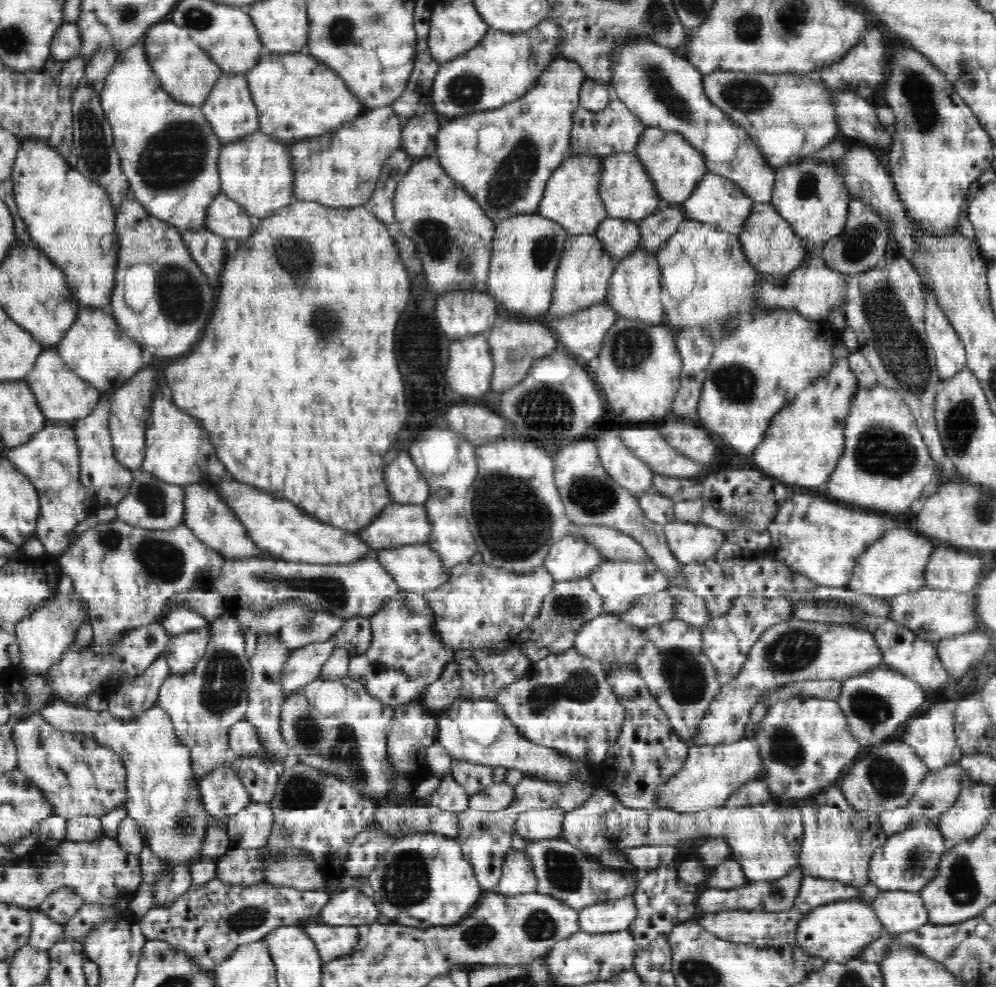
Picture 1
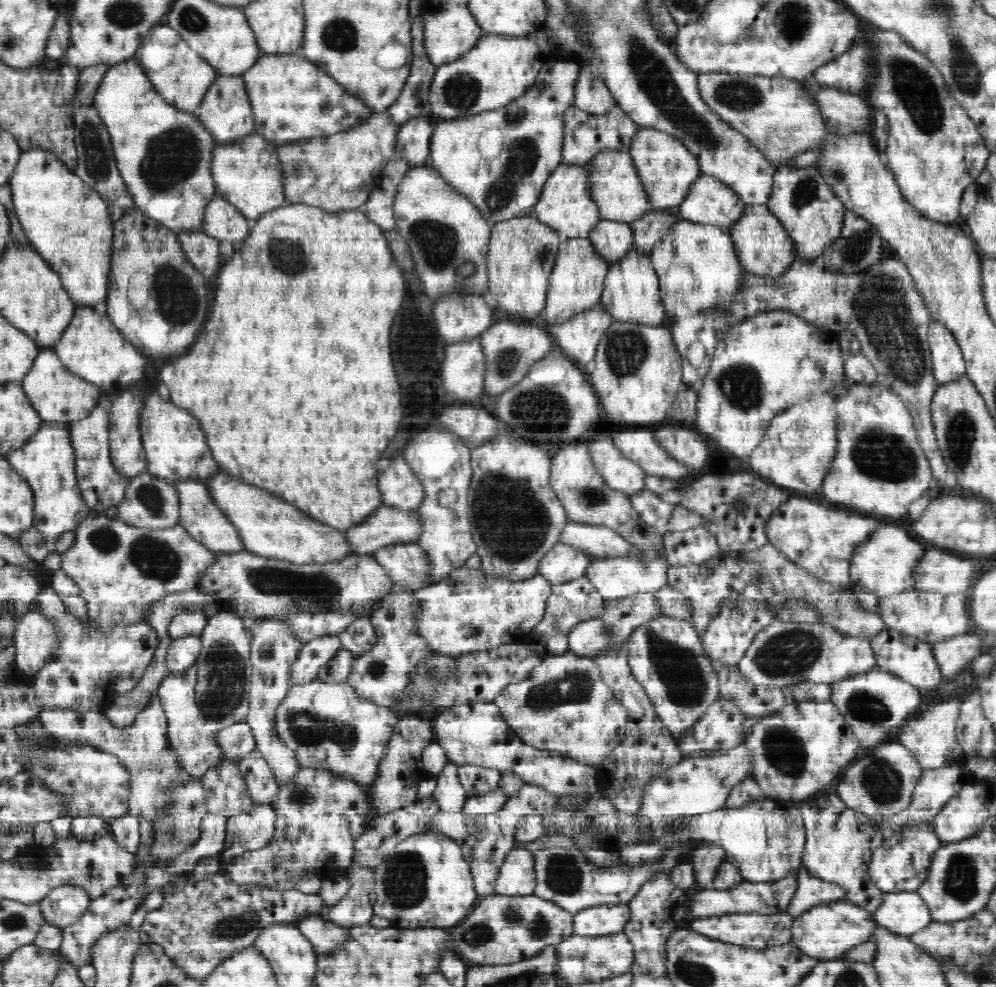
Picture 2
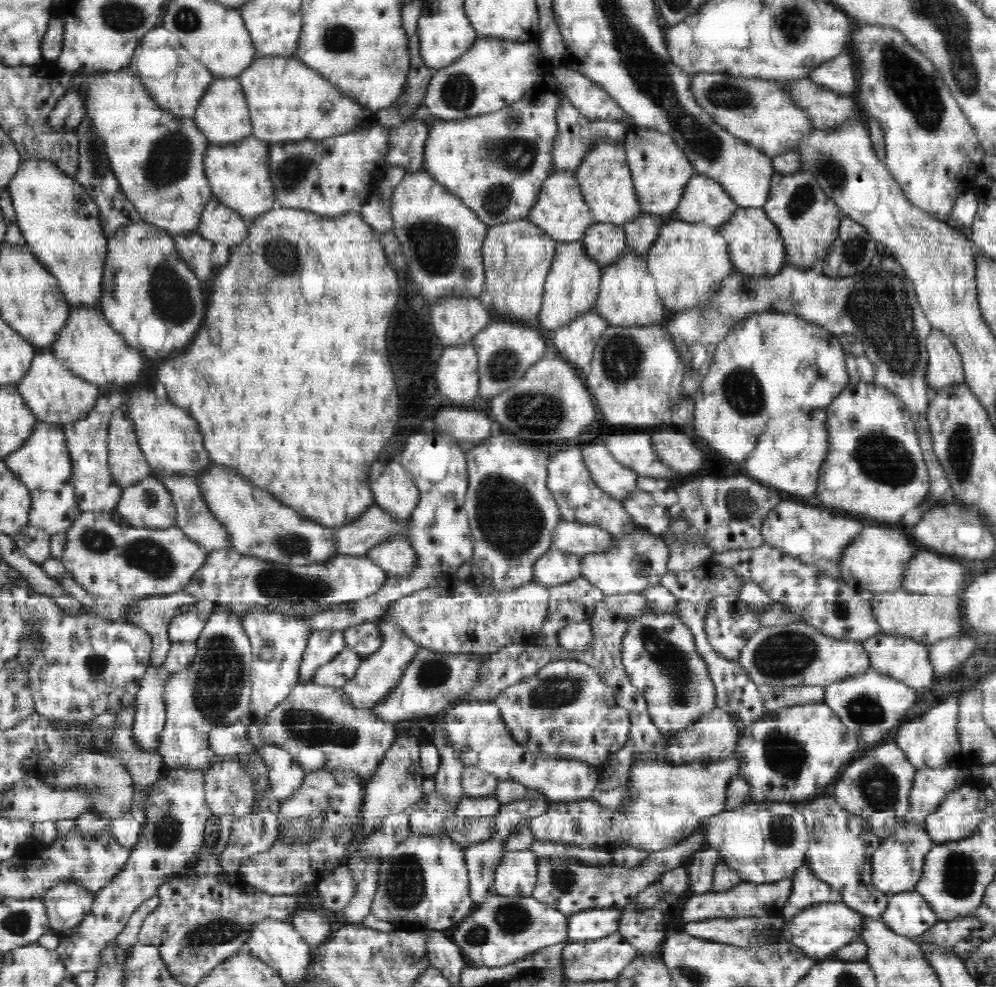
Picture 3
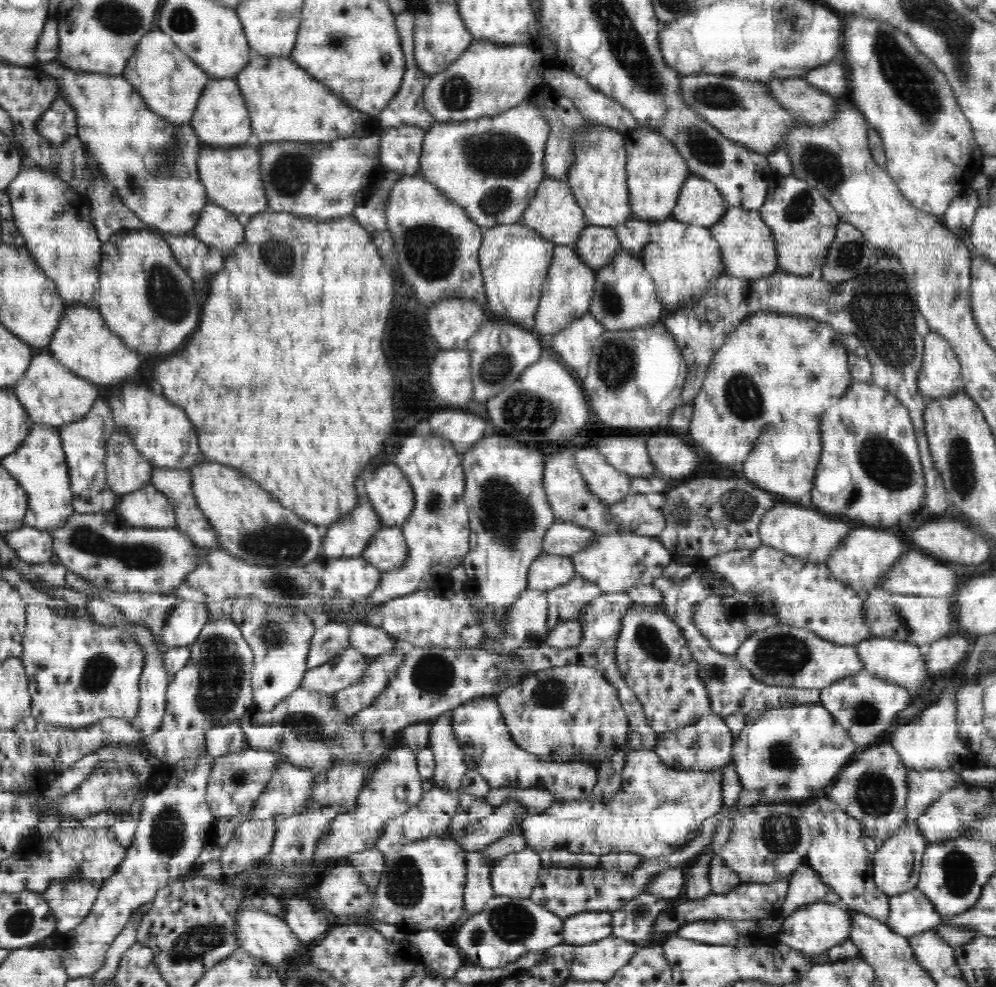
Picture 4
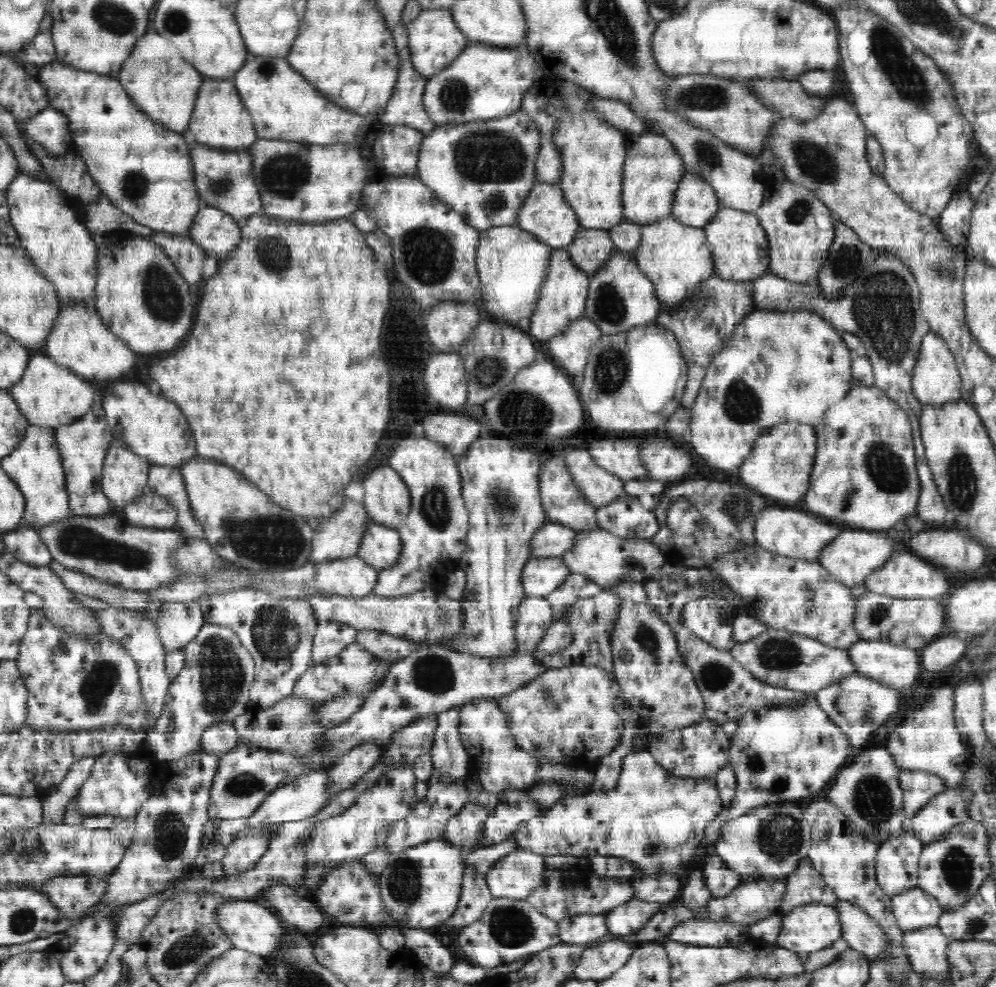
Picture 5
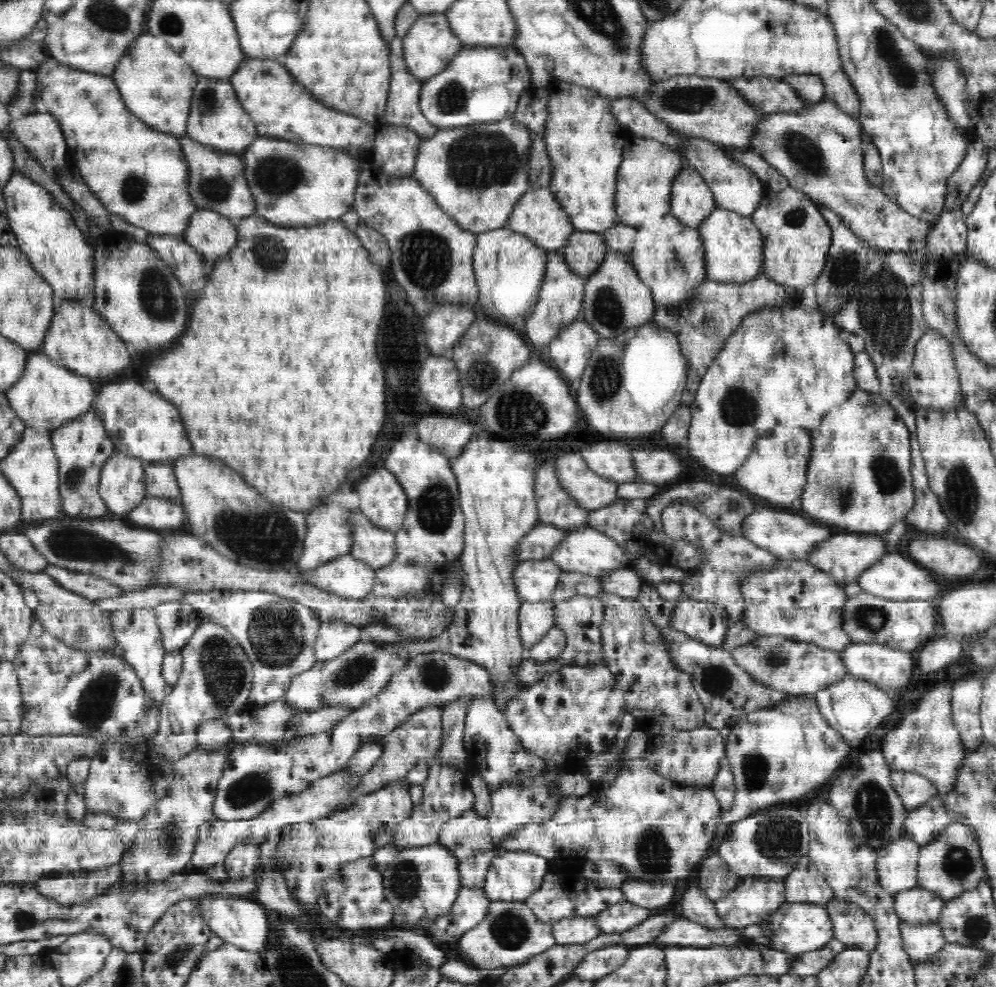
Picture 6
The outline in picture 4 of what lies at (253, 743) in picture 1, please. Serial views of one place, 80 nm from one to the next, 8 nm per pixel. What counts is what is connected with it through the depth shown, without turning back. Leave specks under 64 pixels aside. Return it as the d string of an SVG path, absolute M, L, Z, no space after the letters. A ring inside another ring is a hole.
M241 722L214 726L206 734L205 745L207 754L213 758L240 752L248 747Z

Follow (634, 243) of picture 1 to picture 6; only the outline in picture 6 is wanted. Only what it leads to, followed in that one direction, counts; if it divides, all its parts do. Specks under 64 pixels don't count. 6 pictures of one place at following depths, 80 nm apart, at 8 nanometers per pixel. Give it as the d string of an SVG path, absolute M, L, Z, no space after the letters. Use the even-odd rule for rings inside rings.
M574 231L563 247L563 257L574 274L589 277L604 260L606 239L600 232Z

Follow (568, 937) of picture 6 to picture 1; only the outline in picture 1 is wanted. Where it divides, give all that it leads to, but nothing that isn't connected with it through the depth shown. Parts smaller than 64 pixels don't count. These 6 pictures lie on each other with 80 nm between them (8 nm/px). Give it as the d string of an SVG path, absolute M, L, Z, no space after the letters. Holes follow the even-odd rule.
M632 894L616 900L598 902L578 911L578 926L582 932L604 934L626 930L636 918L637 908Z

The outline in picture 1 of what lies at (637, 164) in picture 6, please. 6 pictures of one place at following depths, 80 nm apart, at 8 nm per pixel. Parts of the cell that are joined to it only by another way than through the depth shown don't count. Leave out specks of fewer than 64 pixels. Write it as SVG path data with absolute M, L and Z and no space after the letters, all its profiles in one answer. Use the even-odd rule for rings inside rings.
M648 127L640 136L640 142L635 148L640 162L646 167L648 177L652 179L657 197L663 205L683 203L700 184L700 180L708 174L705 158L702 152L694 149L682 135L657 127Z

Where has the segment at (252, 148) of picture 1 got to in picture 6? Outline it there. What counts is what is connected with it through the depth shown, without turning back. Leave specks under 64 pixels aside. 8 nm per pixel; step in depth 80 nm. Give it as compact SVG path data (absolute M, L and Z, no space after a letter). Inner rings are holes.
M186 135L181 138L180 145L187 166L190 167L190 183L187 189L198 209L213 210L235 222L255 214L254 197L244 175L245 162L239 153L210 148L186 138Z

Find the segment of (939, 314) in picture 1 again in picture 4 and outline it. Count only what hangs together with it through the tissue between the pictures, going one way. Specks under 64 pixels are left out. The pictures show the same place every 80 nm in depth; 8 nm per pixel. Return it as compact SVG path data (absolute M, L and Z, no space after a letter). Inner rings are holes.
M932 331L924 342L923 361L917 376L918 392L931 401L962 390L961 366L951 344Z

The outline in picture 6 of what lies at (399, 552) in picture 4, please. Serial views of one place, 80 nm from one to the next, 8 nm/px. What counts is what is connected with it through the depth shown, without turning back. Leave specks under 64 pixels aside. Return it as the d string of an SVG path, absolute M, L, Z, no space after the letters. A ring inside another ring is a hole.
M359 509L349 510L349 523L353 527L350 555L373 569L382 568L394 560L397 553L394 532L374 526Z

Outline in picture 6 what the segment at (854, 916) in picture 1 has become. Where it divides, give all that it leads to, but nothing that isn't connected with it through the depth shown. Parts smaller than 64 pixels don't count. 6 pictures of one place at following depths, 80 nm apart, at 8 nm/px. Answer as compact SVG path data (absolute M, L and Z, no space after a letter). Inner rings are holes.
M782 903L780 908L760 923L765 928L768 946L774 950L782 950L792 955L809 953L822 948L833 939L833 926L825 905L814 903L798 903L794 905Z

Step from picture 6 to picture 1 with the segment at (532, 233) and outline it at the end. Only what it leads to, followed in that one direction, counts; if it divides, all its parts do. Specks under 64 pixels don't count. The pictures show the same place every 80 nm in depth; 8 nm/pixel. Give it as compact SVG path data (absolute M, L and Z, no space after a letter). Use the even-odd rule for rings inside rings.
M587 154L571 155L566 158L546 183L545 193L536 213L557 222L569 236L594 235L598 225L608 217L597 189L604 170L602 167L604 159L604 156Z

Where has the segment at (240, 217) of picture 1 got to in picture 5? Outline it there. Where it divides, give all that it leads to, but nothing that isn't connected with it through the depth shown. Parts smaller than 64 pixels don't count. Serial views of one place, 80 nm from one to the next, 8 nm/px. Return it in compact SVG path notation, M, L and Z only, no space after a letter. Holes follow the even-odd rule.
M203 205L195 216L187 236L204 250L212 250L218 258L240 244L242 223L215 206Z

